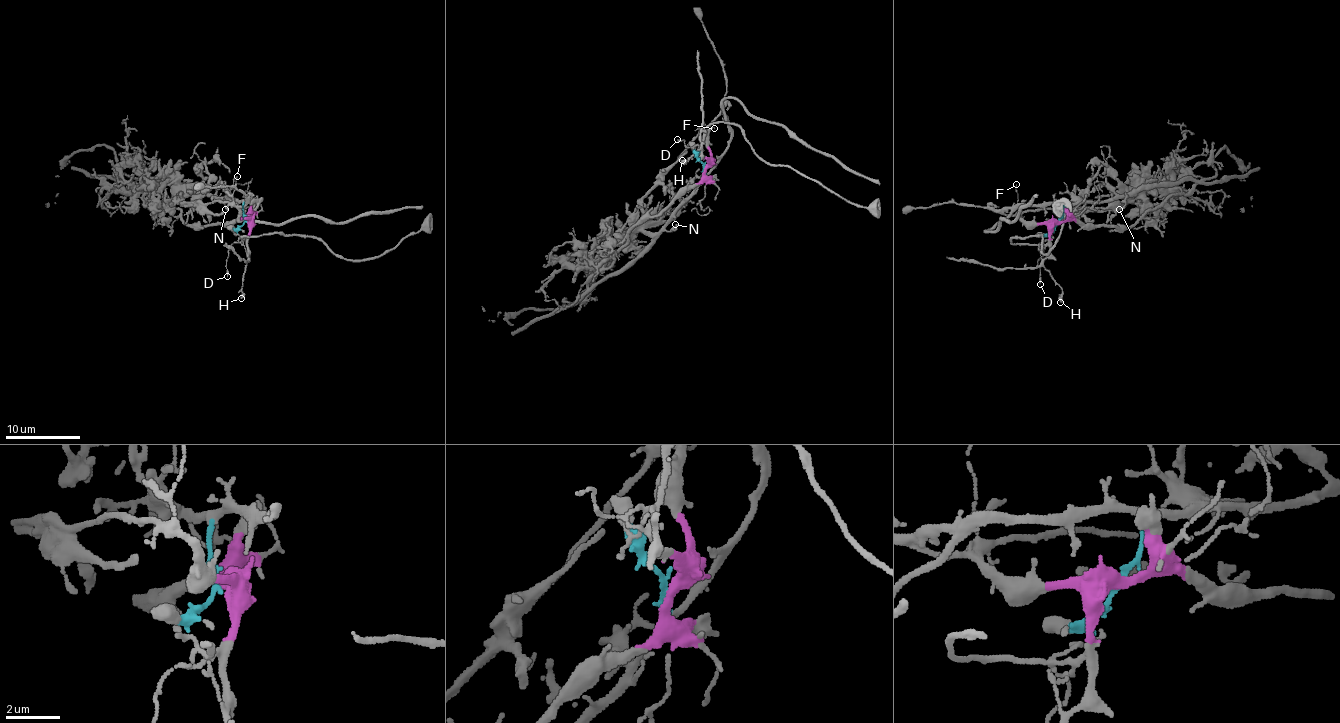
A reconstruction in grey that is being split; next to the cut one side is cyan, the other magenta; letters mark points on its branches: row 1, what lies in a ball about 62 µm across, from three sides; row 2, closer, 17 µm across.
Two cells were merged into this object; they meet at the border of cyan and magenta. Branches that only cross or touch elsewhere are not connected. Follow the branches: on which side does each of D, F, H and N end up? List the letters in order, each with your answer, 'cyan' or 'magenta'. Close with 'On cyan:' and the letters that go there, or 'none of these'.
D: magenta
F: magenta
H: magenta
N: cyan
On cyan: N

